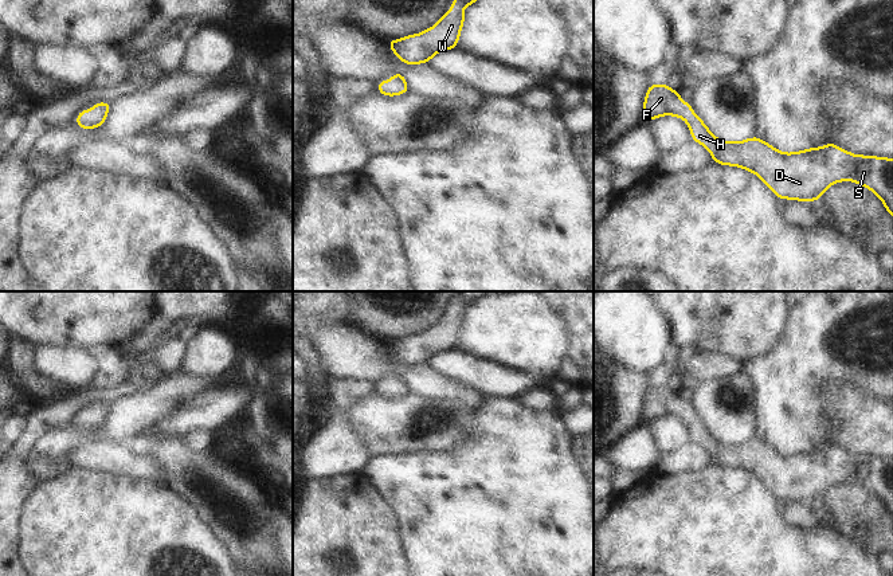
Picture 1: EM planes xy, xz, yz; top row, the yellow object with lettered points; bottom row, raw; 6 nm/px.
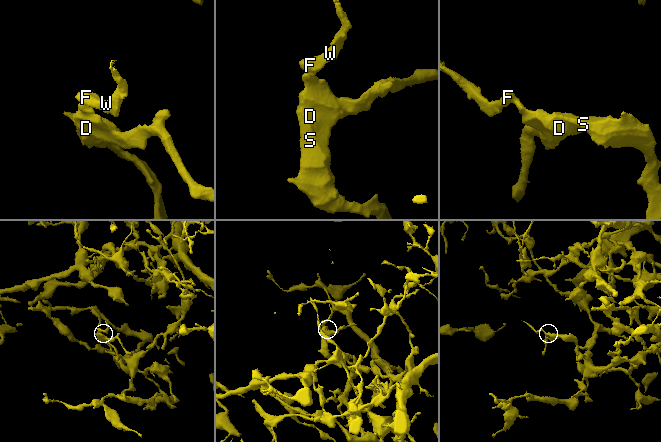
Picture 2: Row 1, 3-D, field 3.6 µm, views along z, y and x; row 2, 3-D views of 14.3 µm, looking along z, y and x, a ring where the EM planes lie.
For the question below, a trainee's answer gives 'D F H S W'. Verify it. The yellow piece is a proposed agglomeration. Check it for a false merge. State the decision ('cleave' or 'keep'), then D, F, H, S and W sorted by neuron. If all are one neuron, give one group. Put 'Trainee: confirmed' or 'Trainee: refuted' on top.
Trainee: confirmed
keep; D F H S W

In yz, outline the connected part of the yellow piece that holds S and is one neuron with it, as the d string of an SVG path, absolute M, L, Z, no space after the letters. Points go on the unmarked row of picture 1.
M650 385L643 404L643 423L661 416L675 416L685 419L692 431L692 440L702 444L713 458L713 463L722 466L741 467L756 474L761 482L771 489L778 499L792 499L814 502L820 499L823 493L834 483L854 482L874 493L893 517L893 459L880 459L876 457L855 457L839 450L833 443L823 448L811 448L796 454L782 454L757 438L741 443L725 443L717 440L705 427L701 419L692 412L692 405L685 404L678 392L667 385Z

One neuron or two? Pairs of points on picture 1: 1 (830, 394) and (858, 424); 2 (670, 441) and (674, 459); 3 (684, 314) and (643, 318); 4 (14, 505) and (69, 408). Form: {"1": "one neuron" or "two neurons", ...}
{"1": "one neuron", "2": "two neurons", "3": "two neurons", "4": "one neuron"}

